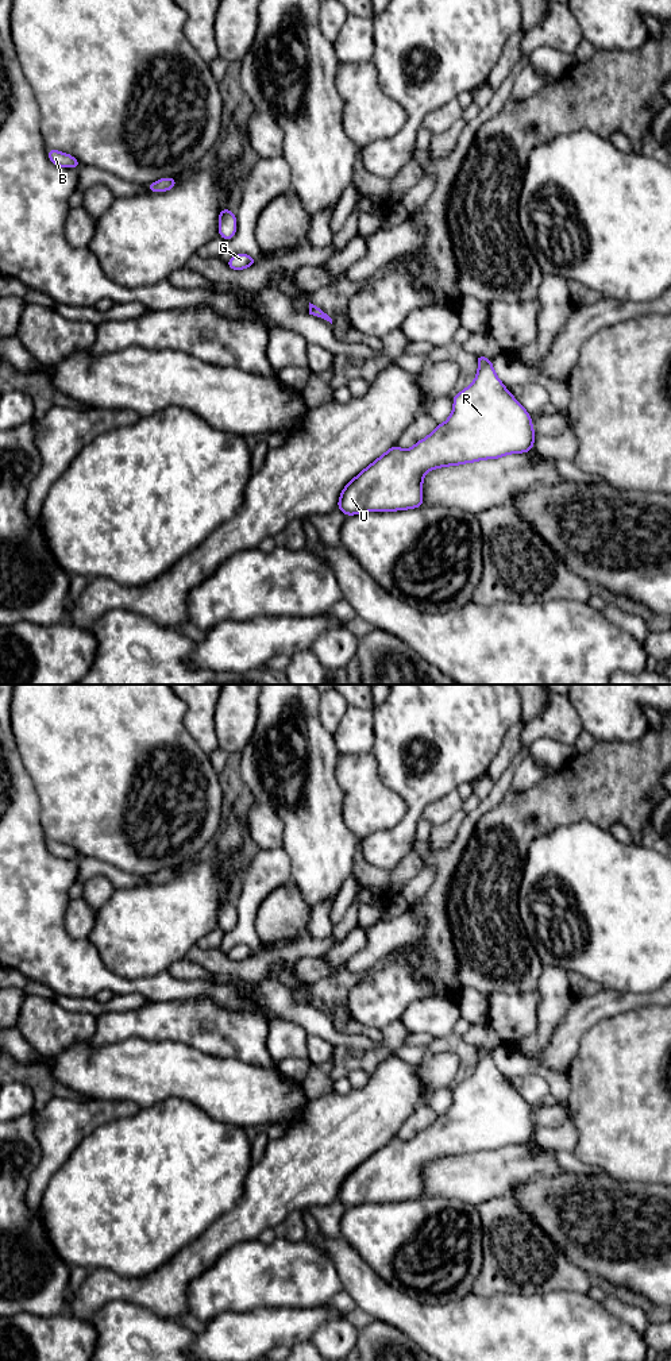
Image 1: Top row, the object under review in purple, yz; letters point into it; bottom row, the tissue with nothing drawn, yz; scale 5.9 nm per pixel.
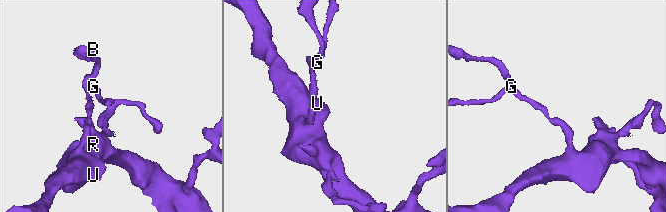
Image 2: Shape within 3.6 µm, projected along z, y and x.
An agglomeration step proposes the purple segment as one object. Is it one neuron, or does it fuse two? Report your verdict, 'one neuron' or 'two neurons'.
one neuron

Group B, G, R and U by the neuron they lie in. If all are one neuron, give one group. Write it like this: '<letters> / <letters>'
B G R U

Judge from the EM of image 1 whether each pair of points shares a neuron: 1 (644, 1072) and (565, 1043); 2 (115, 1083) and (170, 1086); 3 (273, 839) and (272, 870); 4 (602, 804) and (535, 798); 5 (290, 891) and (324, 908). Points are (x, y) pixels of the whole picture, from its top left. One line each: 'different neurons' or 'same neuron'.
1: different neurons
2: same neuron
3: different neurons
4: same neuron
5: different neurons

